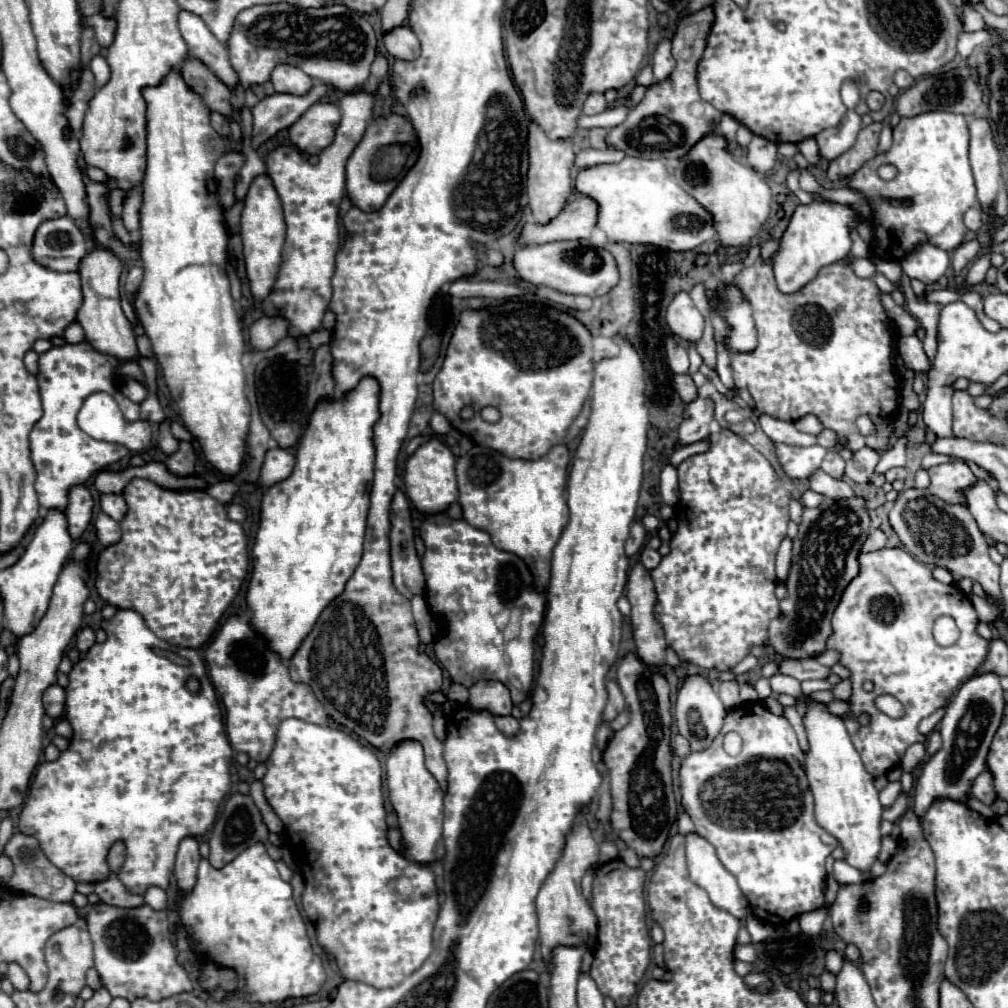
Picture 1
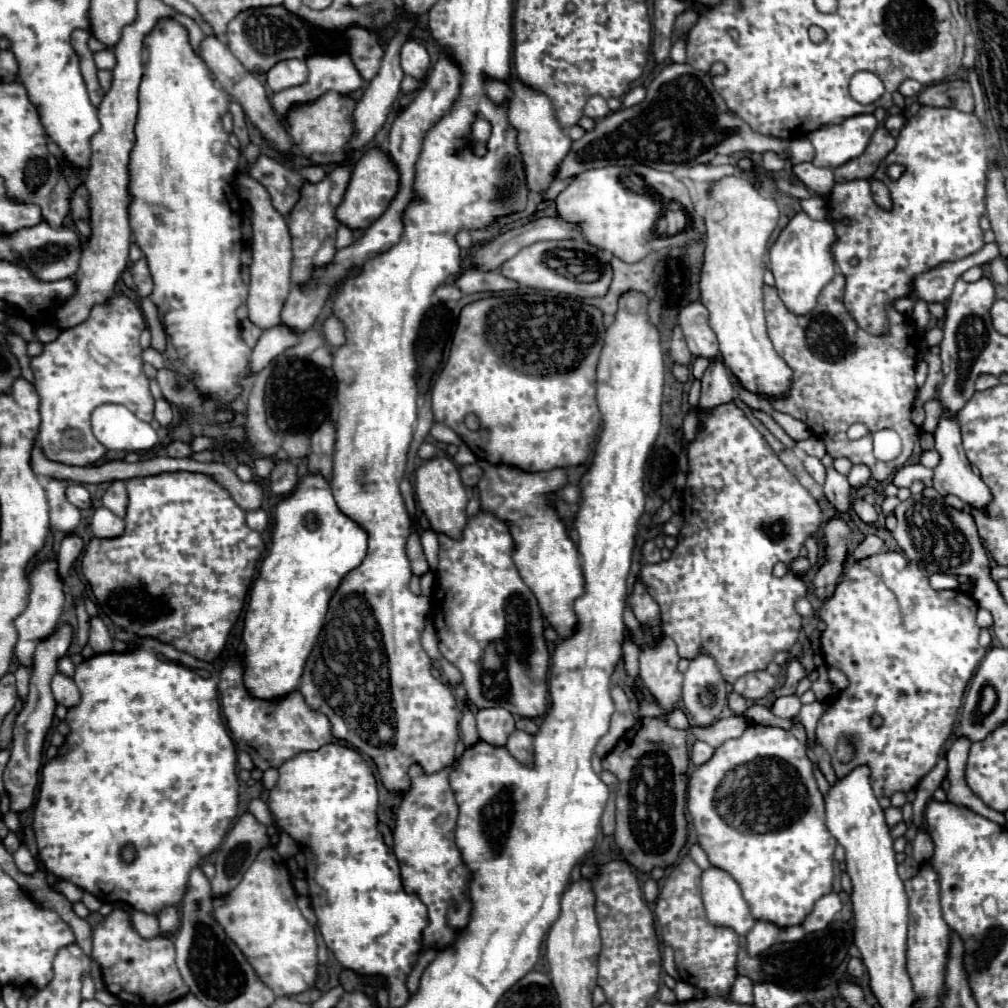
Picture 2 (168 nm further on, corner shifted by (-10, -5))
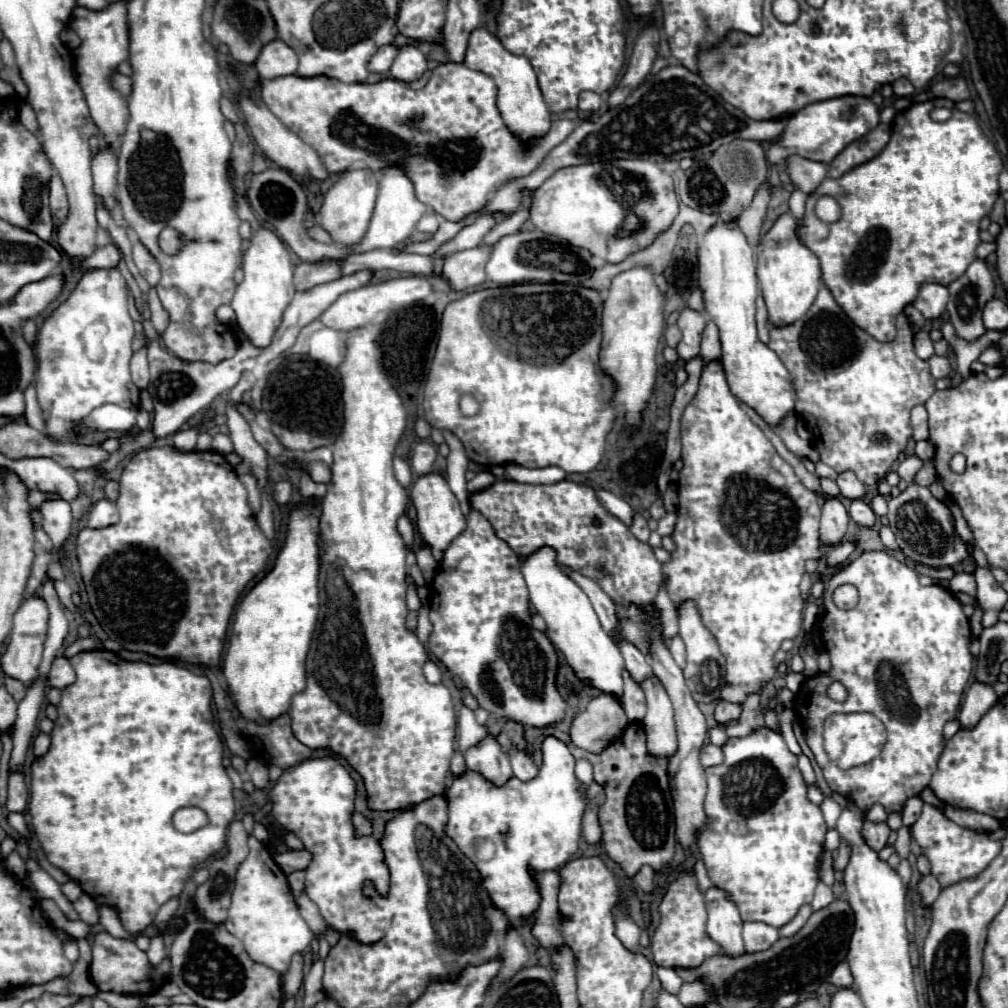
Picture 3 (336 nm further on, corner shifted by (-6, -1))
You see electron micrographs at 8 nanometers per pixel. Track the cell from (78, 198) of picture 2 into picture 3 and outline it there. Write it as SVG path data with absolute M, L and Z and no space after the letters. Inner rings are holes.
M52 175L52 179L50 179L50 211L52 211L52 217L58 217L60 221L66 217L66 211L68 211L66 191L64 191L58 175Z

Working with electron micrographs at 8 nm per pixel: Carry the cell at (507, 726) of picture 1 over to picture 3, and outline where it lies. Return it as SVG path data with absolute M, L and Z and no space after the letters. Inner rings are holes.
M510 749L508 753L510 757L510 763L512 763L512 771L514 771L514 777L520 779L520 781L530 781L538 775L538 767L534 763L534 759L530 759L526 755L526 751L518 751L518 749Z

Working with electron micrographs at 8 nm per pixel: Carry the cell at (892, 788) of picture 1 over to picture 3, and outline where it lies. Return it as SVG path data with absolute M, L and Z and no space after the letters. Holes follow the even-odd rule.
M866 821L862 825L862 837L864 837L866 845L870 849L874 849L874 851L880 851L886 845L888 835L890 835L890 829L888 829L886 823L870 823L870 821Z

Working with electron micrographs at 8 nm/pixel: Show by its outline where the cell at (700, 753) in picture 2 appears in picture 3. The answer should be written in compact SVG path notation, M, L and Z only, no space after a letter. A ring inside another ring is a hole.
M708 743L708 745L702 747L702 751L700 751L700 763L702 763L704 767L720 765L722 761L724 761L724 753L722 753L720 747L716 747L716 745L712 745L712 743Z

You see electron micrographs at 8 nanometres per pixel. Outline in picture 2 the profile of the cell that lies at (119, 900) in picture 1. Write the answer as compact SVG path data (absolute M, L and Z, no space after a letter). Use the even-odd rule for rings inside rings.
M130 909L130 913L132 913L132 921L134 921L136 931L144 939L150 939L150 935L158 935L160 927L158 927L156 915L148 915L148 913L142 913L142 911L136 911L136 909Z

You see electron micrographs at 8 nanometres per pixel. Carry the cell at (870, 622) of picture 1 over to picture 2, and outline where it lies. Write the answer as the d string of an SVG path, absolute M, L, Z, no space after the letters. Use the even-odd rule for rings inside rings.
M876 553L868 559L862 559L862 561L856 561L852 567L846 569L846 579L842 579L842 583L838 585L838 591L834 591L834 599L830 599L830 603L826 603L826 607L820 607L820 619L826 623L826 629L822 633L822 649L824 649L824 661L830 665L830 667L836 667L840 671L846 673L848 681L850 681L850 687L846 691L840 691L832 701L830 701L830 707L828 711L822 715L822 719L818 721L818 727L816 727L816 741L832 755L832 765L834 765L834 771L836 775L846 775L846 771L850 771L850 767L856 767L858 763L866 763L872 771L870 779L872 779L872 787L874 787L874 793L878 797L890 797L892 793L896 791L910 791L912 787L916 787L920 783L920 779L930 773L930 769L938 763L938 753L942 749L942 745L946 743L946 739L950 737L952 733L952 727L954 727L954 713L960 709L962 705L962 697L964 697L964 691L966 691L966 685L968 681L972 679L974 671L978 669L978 663L984 659L986 655L986 649L978 645L978 633L980 633L980 627L976 625L976 613L978 613L978 605L974 603L974 597L966 591L936 591L930 587L928 583L928 575L916 565L916 563L910 563L902 553ZM878 713L884 723L880 729L874 729L870 725L870 717ZM840 741L848 741L852 747L854 747L854 757L852 761L848 763L840 763L840 759L836 757L836 745Z

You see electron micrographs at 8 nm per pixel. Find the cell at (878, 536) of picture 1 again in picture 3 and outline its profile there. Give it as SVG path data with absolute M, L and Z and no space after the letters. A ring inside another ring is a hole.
M840 543L840 545L836 545L836 547L824 557L824 561L826 561L828 567L838 567L840 563L844 563L844 561L850 557L852 551L854 551L854 545L852 545L852 543Z

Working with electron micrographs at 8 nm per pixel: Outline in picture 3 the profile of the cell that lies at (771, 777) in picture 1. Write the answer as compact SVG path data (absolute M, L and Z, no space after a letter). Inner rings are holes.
M764 727L752 735L728 739L722 751L726 755L724 763L706 769L708 793L704 811L708 811L708 823L698 837L698 851L714 887L728 895L744 921L758 921L780 929L802 905L812 901L814 887L820 881L818 861L822 855L826 823L820 807L808 801L808 785L800 775L798 757L788 751L782 735Z

